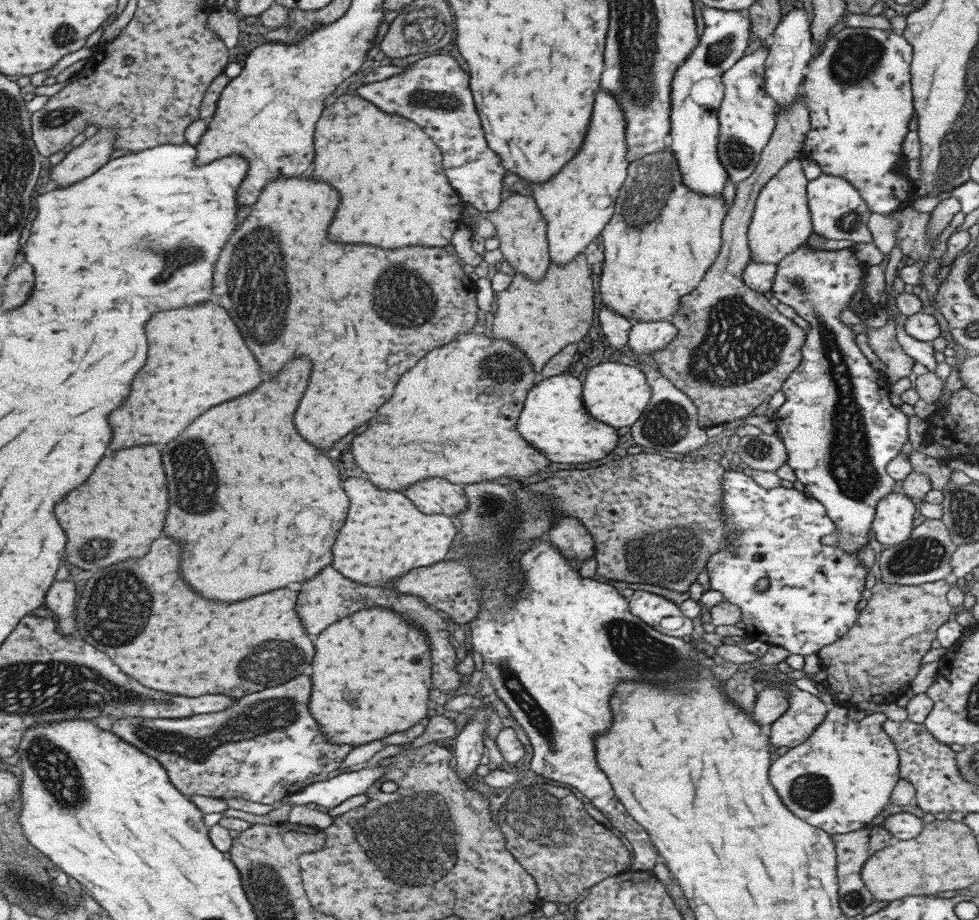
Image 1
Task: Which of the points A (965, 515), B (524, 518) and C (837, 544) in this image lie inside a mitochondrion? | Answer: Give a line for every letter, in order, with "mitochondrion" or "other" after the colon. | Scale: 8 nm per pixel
A: mitochondrion
B: mitochondrion
C: other

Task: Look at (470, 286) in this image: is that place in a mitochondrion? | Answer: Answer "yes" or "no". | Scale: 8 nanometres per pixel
no

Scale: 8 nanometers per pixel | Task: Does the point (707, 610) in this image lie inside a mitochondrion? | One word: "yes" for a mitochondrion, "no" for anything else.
no

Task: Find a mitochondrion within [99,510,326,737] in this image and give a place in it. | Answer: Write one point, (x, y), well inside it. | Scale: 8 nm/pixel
(270, 665)

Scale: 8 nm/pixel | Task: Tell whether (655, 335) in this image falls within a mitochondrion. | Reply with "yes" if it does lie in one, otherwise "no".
no

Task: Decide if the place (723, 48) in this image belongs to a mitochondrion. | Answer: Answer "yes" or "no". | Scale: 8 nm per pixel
yes

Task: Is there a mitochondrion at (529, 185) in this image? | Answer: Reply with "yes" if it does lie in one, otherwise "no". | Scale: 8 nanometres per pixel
no

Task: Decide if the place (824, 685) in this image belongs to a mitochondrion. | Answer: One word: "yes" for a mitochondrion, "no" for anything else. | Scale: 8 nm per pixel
no

